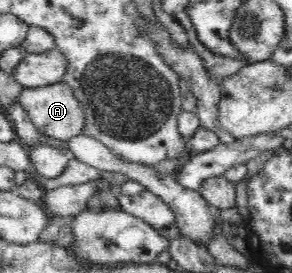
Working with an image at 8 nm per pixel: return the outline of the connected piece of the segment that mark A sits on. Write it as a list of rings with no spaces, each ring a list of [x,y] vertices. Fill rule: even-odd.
[[[63,81],[36,88],[23,88],[18,102],[26,113],[31,124],[44,135],[60,141],[69,141],[77,135],[83,134],[85,127],[84,111],[69,85]]]

